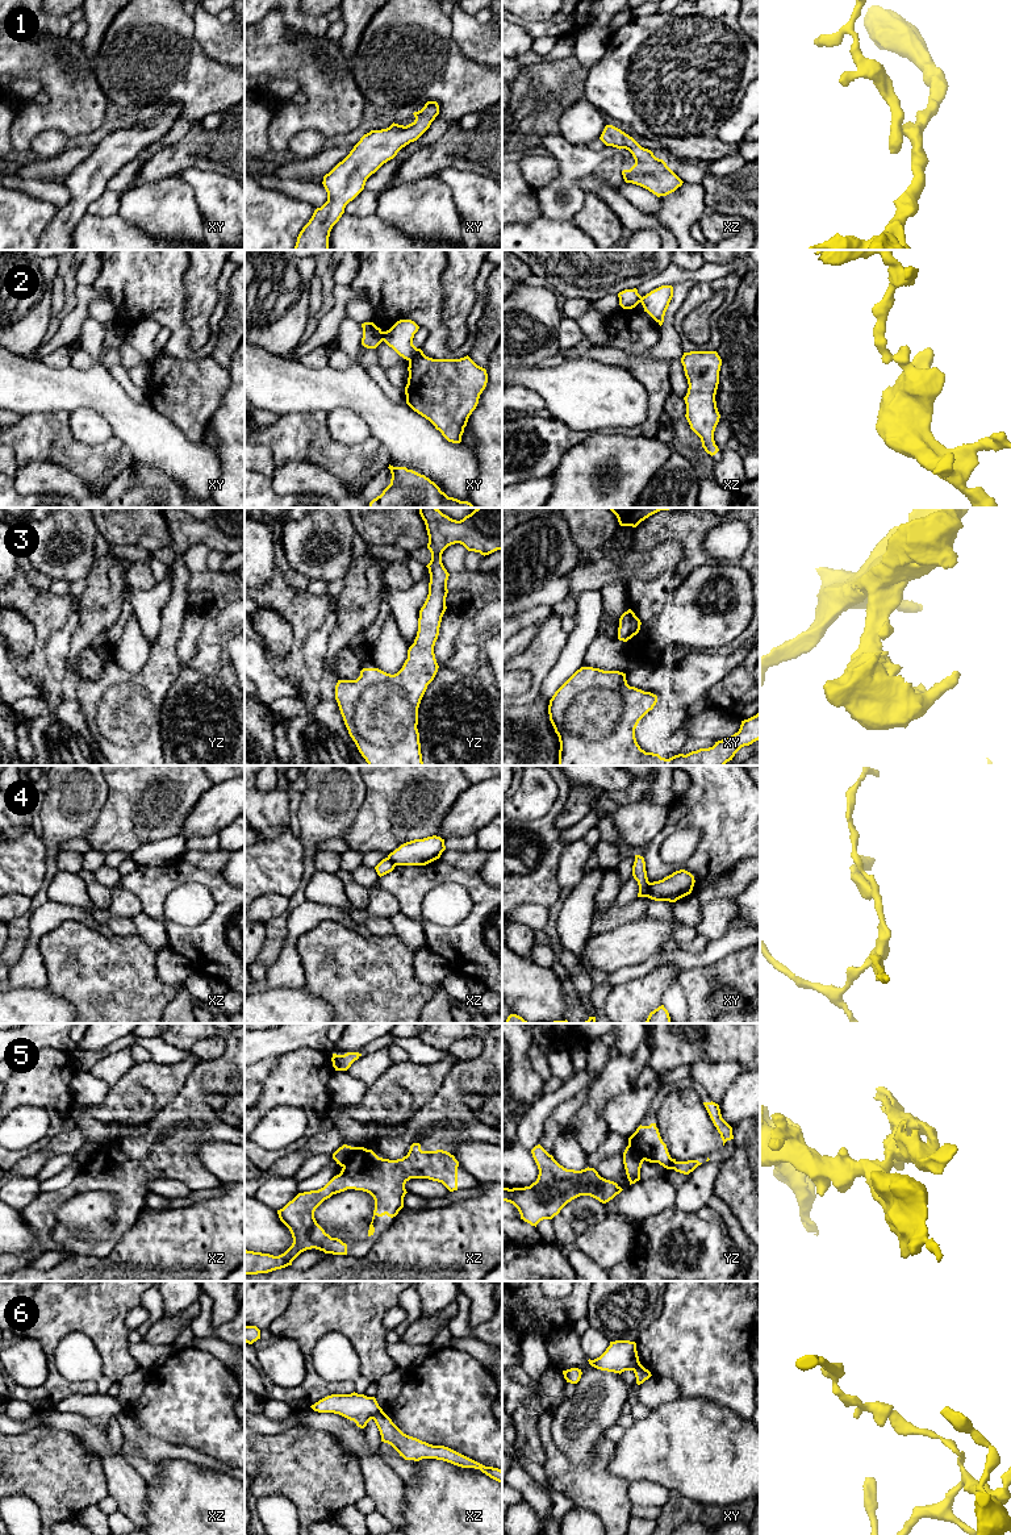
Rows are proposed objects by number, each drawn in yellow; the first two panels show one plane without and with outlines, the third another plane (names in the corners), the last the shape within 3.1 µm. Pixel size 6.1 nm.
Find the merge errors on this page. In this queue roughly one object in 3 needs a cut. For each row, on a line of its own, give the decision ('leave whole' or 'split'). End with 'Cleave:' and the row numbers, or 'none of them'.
1: leave whole
2: split
3: leave whole
4: split
5: split
6: split
Cleave: 2, 4, 5, 6

